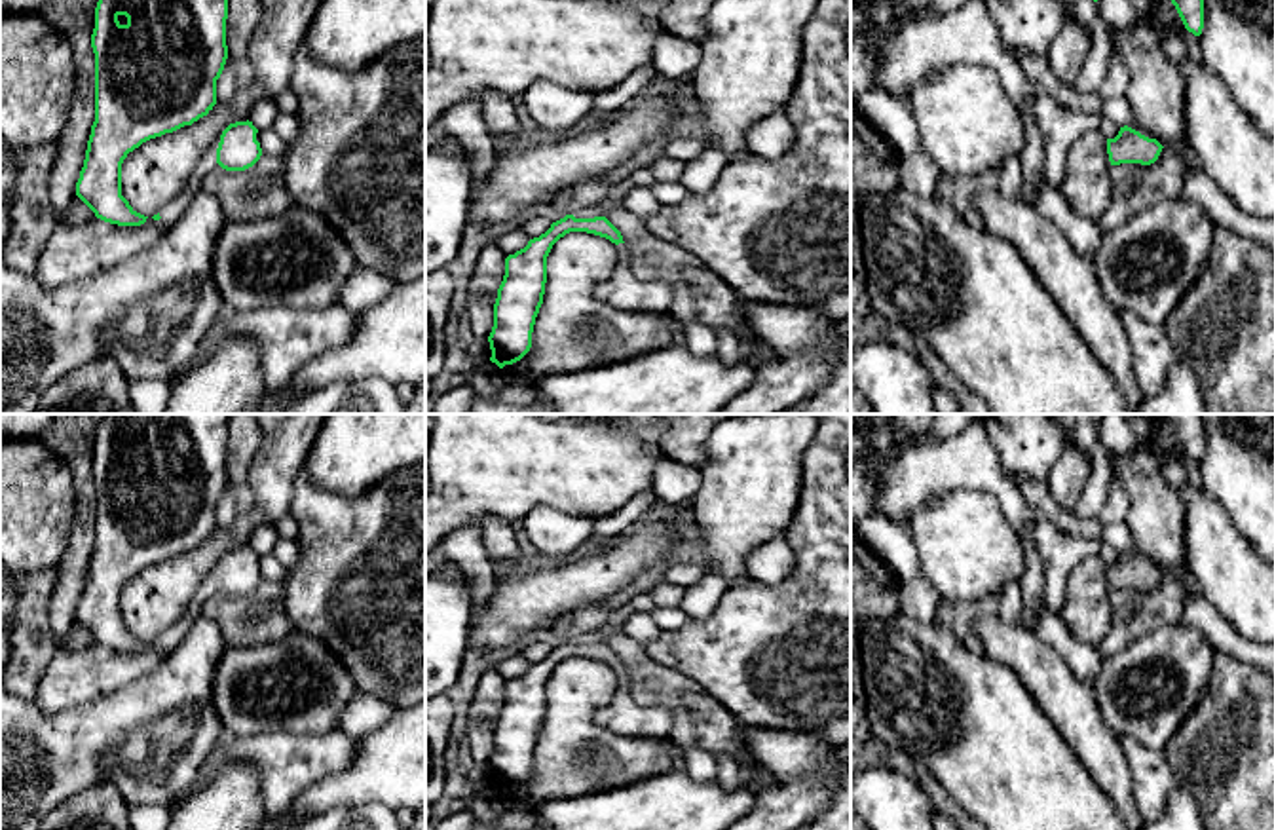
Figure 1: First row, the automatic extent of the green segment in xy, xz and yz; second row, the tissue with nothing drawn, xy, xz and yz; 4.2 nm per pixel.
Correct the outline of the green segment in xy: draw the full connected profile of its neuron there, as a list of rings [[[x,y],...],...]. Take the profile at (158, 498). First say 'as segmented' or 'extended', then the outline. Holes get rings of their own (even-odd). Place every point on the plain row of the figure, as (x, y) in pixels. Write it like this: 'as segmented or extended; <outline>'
as segmented; [[[103,414],[95,433],[91,473],[95,479],[95,547],[87,566],[76,621],[97,644],[118,651],[141,651],[148,642],[137,638],[122,621],[122,589],[142,568],[192,551],[216,530],[216,505],[226,484],[226,444],[232,414]]]

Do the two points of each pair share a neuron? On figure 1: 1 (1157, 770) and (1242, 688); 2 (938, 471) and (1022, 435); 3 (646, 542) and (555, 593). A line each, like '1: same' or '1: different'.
1: different
2: different
3: same

